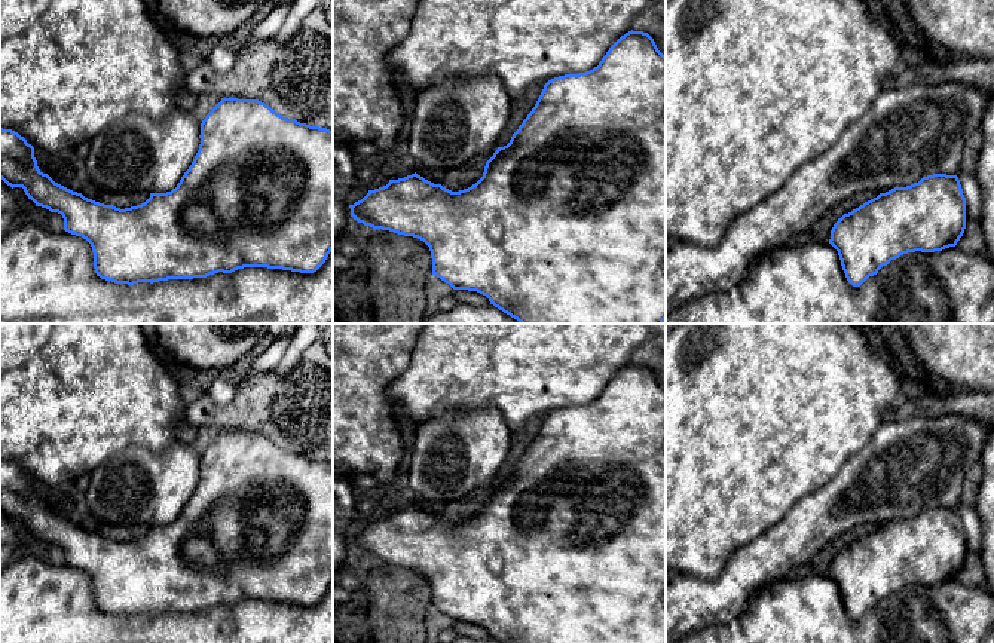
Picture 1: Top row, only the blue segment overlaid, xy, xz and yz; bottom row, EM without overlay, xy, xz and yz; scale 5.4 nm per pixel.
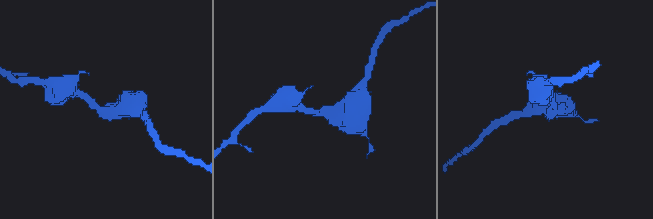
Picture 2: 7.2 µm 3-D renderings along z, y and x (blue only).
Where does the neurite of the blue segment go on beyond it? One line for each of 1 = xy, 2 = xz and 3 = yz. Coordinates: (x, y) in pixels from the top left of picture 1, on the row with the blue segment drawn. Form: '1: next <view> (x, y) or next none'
1: next none
2: next none
3: next none

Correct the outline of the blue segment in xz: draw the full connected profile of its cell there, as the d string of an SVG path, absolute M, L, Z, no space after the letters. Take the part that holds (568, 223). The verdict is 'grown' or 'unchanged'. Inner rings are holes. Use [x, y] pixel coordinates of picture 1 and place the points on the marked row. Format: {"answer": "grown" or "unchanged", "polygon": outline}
{"answer": "unchanged", "polygon": "M628 31L606 52L597 67L548 80L510 143L486 162L483 177L468 189L452 192L416 172L389 180L383 187L349 205L351 217L374 230L389 230L423 241L431 251L432 275L453 290L477 291L520 324L663 324L666 321L666 56L643 31Z"}

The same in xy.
{"answer": "unchanged", "polygon": "M223 98L202 120L199 138L199 150L175 189L166 193L150 193L150 198L144 203L125 209L95 202L82 193L55 183L48 174L39 169L34 147L18 132L3 128L0 128L0 178L12 189L22 187L36 206L61 214L64 218L64 230L82 236L91 244L95 273L105 281L128 285L138 282L153 284L168 279L207 278L218 272L232 273L244 267L282 269L300 273L316 272L333 251L333 131L282 117L259 99Z"}

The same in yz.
{"answer": "unchanged", "polygon": "M933 174L906 187L894 187L844 214L831 230L842 270L860 287L883 266L908 252L935 252L955 247L966 229L966 198L957 175Z"}

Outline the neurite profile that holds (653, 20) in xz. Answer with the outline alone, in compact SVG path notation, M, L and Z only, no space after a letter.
M658 1L646 7L631 24L633 31L648 33L658 50L666 56L666 3Z

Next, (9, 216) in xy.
M0 178L0 239L19 221L13 189Z

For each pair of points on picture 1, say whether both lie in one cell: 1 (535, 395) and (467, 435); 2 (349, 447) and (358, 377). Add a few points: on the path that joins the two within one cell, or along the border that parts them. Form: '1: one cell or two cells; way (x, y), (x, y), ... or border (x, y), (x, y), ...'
1: two cells; border (468, 410), (495, 407), (511, 431)
2: one cell; way (349, 429), (349, 422), (355, 416), (355, 395)

